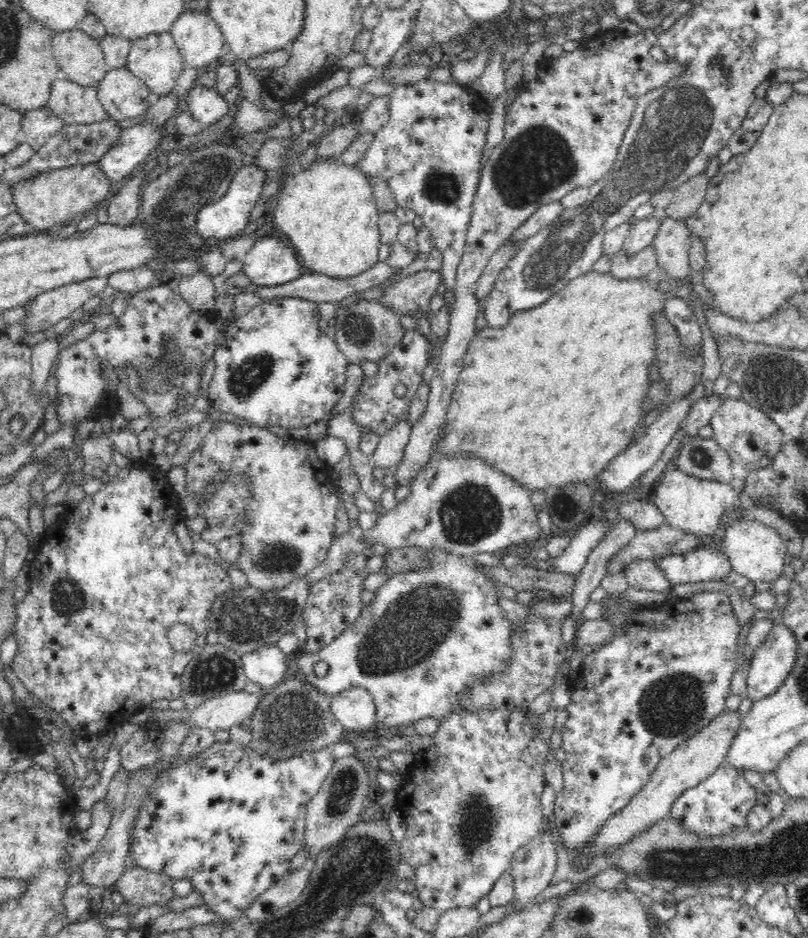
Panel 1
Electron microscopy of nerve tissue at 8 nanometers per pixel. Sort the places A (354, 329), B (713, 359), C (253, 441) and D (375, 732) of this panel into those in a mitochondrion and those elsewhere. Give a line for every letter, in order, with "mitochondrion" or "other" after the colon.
A: mitochondrion
B: other
C: other
D: other

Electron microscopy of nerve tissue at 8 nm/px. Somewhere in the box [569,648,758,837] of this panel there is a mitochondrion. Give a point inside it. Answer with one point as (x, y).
(670, 706)

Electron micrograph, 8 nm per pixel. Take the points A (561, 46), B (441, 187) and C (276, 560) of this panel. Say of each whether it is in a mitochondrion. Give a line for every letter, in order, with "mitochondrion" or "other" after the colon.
A: other
B: mitochondrion
C: mitochondrion

